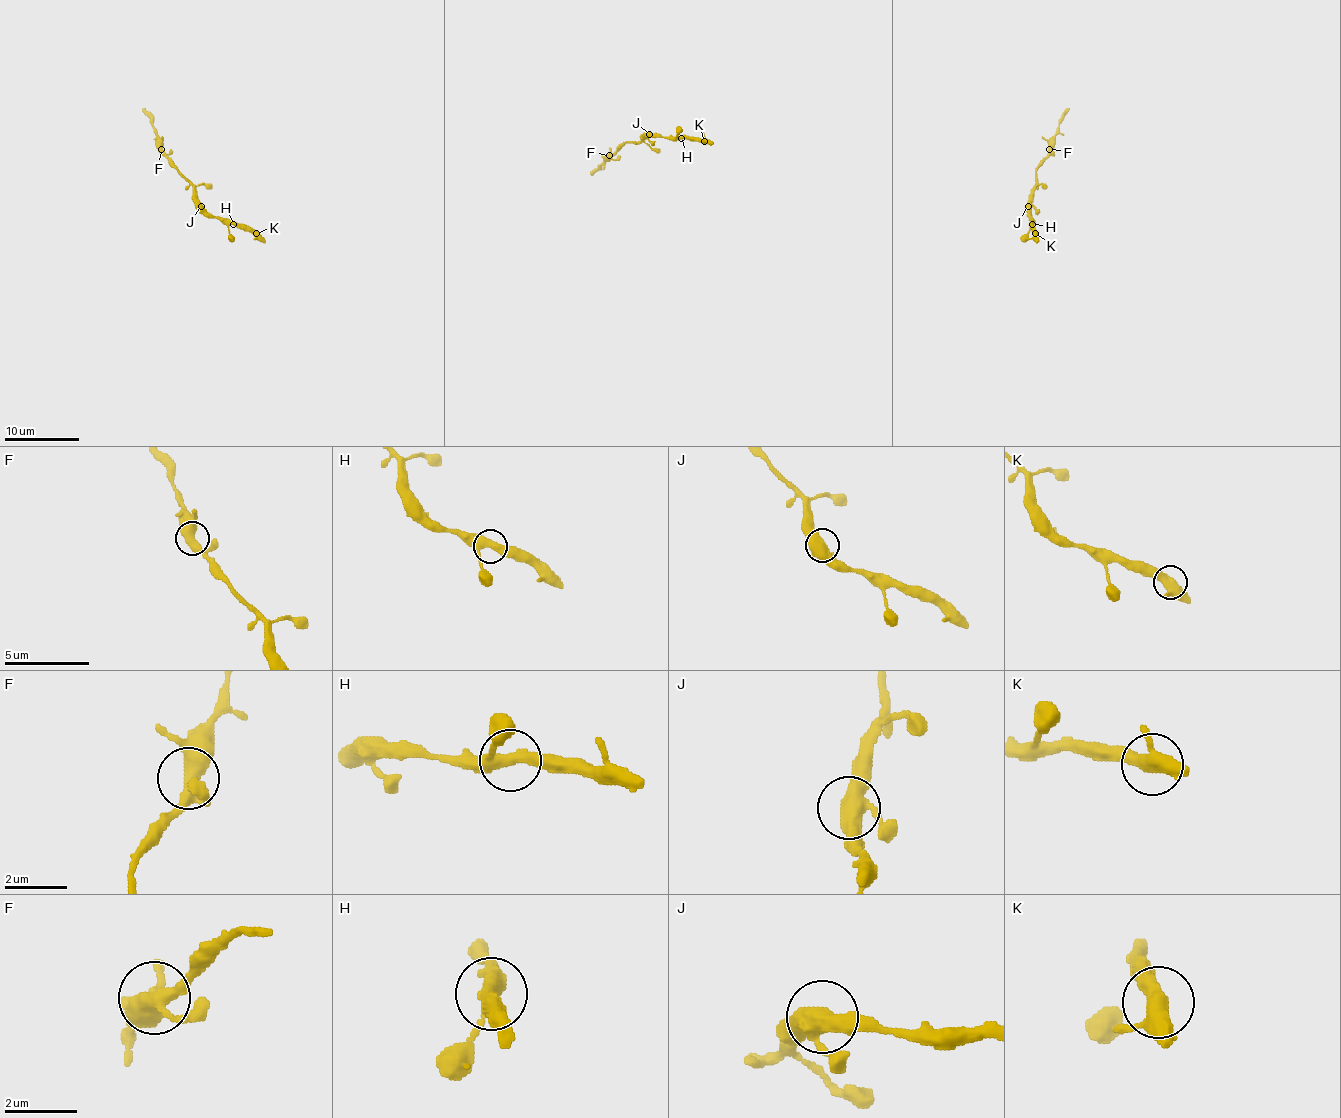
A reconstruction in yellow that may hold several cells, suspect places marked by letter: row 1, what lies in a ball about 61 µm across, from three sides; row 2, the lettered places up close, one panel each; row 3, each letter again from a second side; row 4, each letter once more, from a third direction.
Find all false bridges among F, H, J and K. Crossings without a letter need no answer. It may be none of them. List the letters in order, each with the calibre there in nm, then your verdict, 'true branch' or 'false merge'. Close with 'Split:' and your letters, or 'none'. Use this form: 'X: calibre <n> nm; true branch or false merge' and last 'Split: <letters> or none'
F: calibre 440 nm; true branch
H: calibre 360 nm; true branch
J: calibre 460 nm; true branch
K: calibre 400 nm; true branch
Split: none

